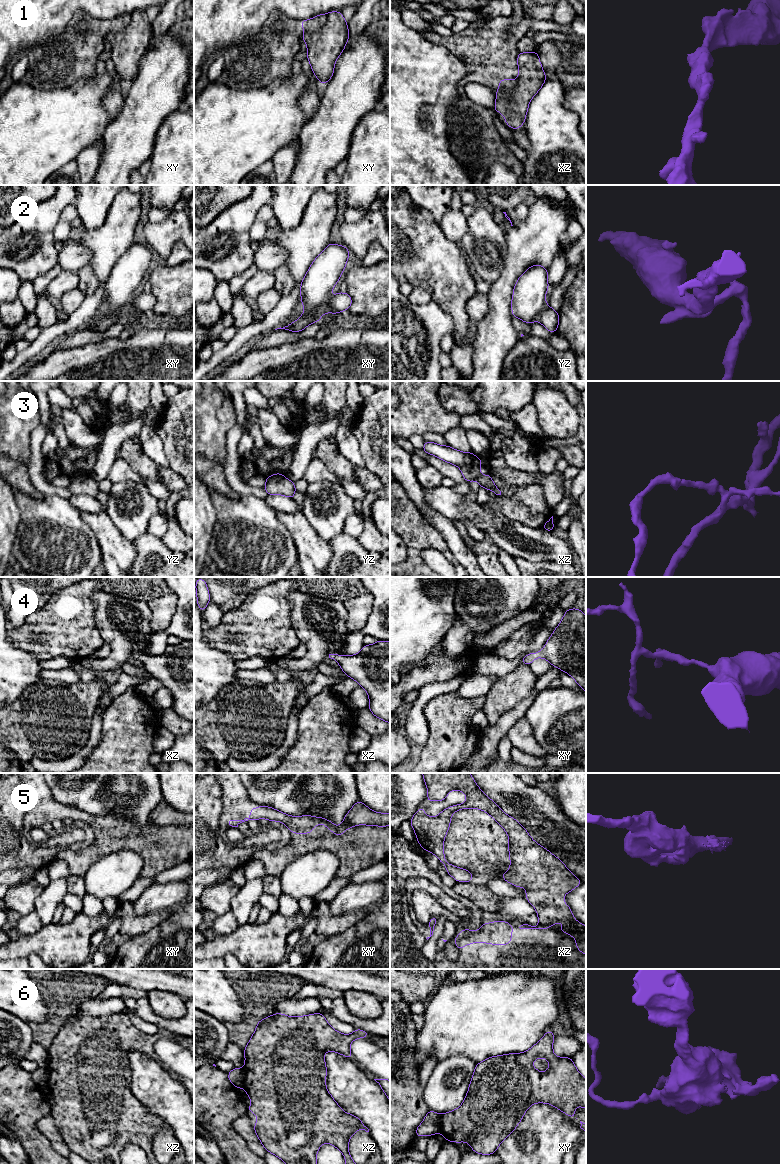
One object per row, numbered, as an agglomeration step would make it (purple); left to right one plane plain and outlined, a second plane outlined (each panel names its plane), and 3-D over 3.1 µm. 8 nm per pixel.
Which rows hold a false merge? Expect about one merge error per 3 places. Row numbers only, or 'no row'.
1, 2, 3, 5, 6

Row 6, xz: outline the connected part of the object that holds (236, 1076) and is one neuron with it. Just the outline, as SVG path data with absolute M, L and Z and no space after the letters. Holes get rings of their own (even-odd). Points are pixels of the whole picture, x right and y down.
M234 1068L228 1074L229 1081L238 1089L244 1086L245 1070L241 1068Z

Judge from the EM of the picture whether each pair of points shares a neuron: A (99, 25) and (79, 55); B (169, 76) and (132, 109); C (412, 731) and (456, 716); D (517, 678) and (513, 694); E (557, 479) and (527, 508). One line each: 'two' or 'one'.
A: one
B: one
C: two
D: one
E: two

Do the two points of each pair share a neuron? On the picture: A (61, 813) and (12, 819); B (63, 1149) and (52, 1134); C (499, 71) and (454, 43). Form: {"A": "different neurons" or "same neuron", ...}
{"A": "different neurons", "B": "same neuron", "C": "same neuron"}

